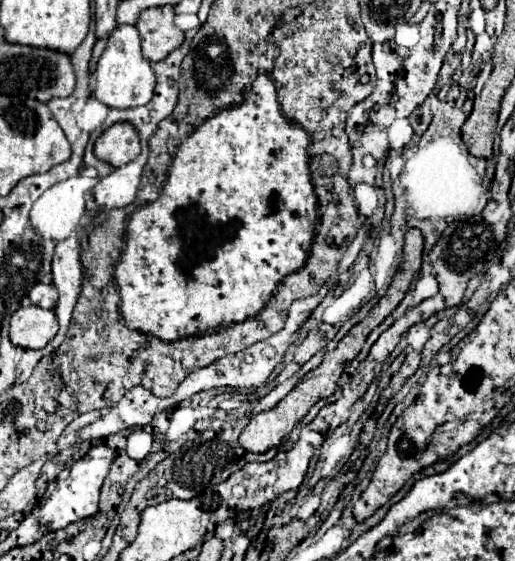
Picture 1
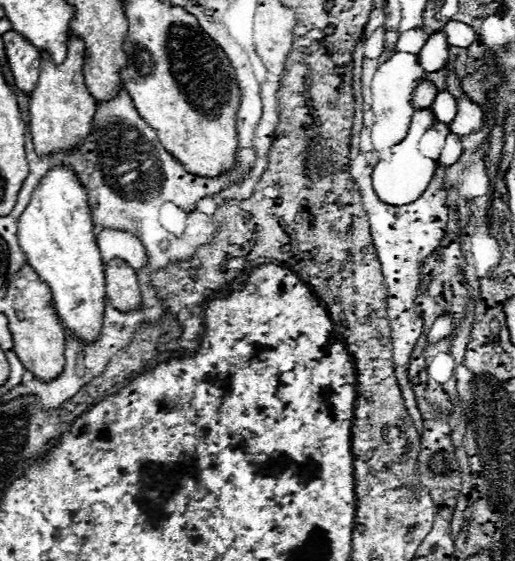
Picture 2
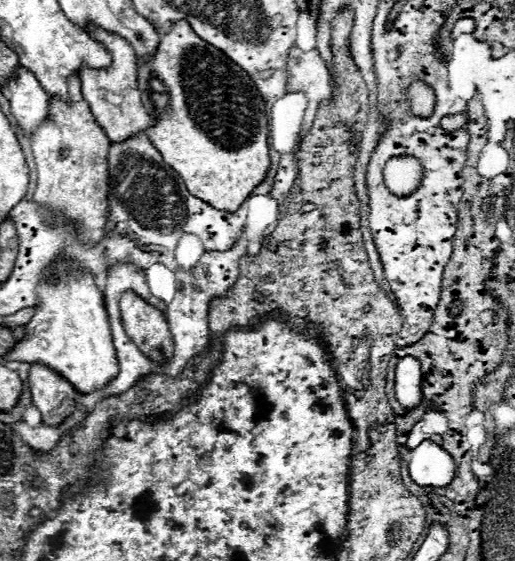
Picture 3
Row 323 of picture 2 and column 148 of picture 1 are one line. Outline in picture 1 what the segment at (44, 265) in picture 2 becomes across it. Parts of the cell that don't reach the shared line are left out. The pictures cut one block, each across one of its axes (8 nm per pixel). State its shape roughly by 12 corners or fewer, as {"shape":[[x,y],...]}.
{"shape":[[116,28],[96,66],[94,96],[122,110],[148,104],[156,72],[138,30]]}

